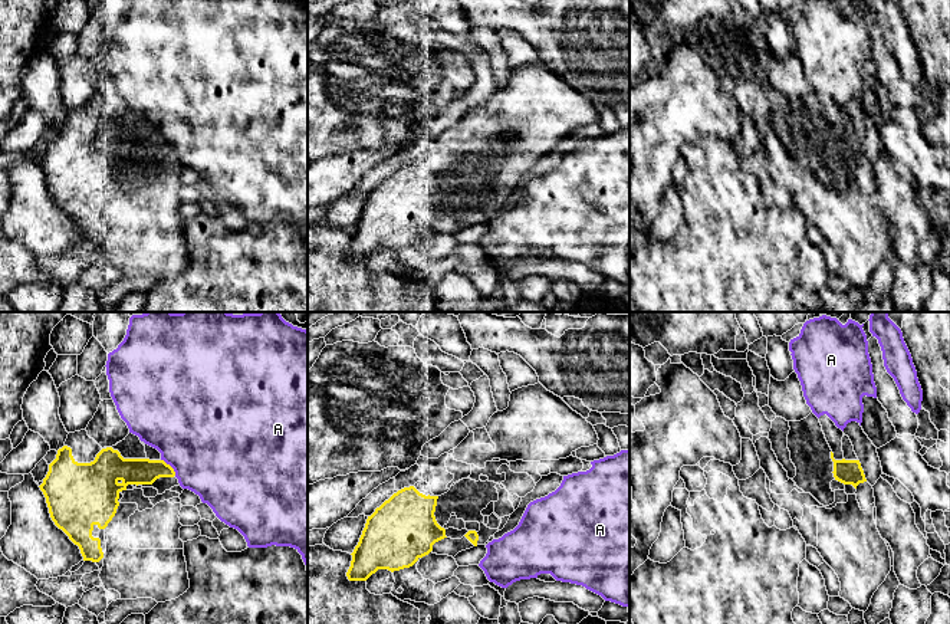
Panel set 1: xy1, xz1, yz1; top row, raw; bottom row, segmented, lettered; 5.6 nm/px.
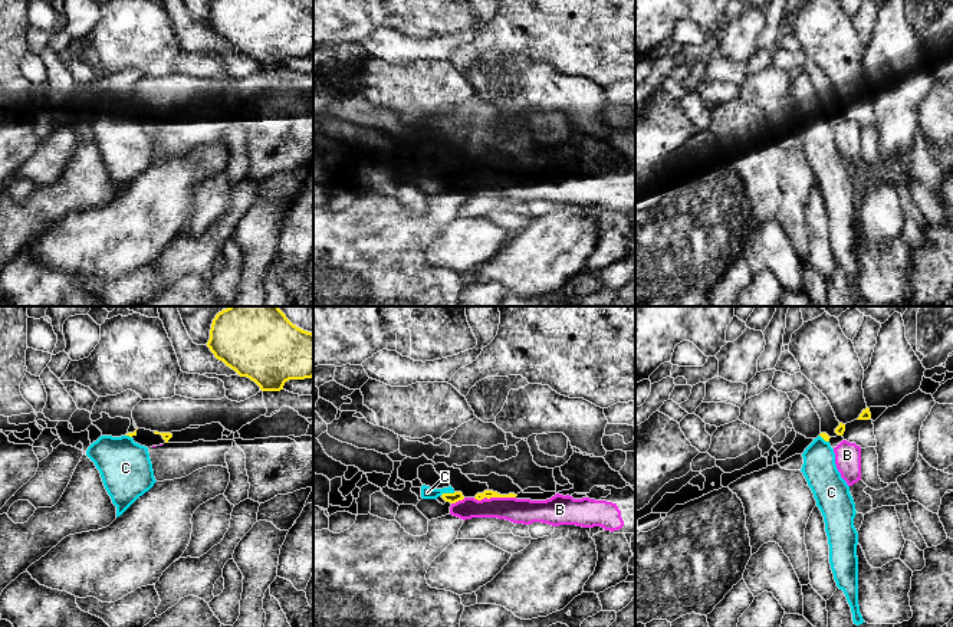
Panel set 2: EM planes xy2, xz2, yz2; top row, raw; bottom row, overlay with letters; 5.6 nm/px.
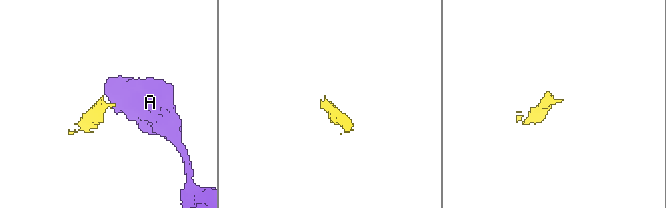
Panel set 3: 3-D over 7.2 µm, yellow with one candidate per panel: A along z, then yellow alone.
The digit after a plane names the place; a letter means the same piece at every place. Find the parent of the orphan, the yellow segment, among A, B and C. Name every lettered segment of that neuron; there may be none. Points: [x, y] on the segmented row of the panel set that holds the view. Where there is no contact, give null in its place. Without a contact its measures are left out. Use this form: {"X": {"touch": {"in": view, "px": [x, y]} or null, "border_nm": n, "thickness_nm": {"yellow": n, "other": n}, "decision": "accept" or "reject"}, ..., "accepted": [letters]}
{"A": {"touch": {"in": "xy1", "px": [170, 466]}, "border_nm": 130, "thickness_nm": {"yellow": 140, "other": 500}, "decision": "reject"}, "B": {"touch": {"in": "xz2", "px": [493, 496]}, "border_nm": 240, "thickness_nm": {"yellow": 50, "other": 140}, "decision": "reject"}, "C": {"touch": {"in": "xz2", "px": [447, 493]}, "border_nm": 90, "thickness_nm": {"yellow": 60, "other": 70}, "decision": "reject"}, "accepted": []}

